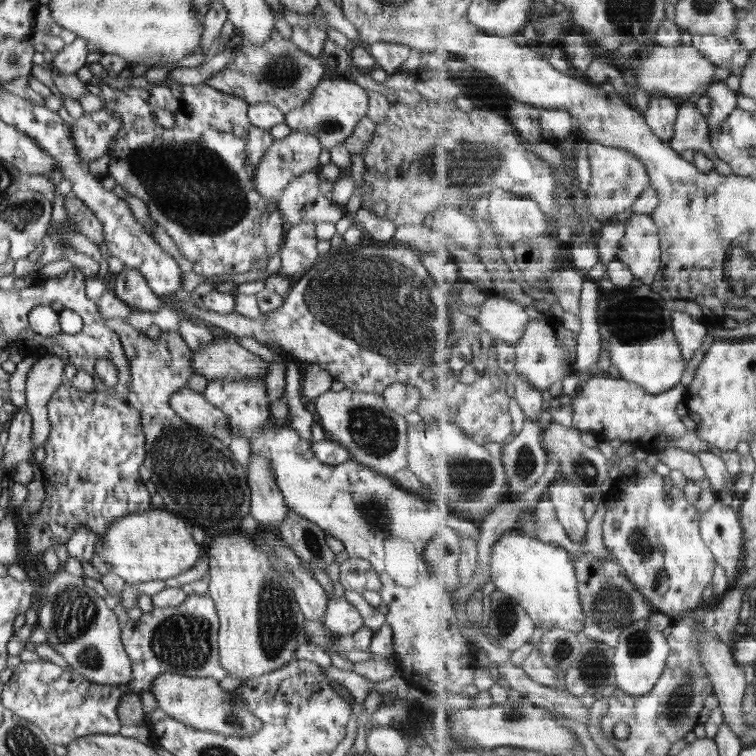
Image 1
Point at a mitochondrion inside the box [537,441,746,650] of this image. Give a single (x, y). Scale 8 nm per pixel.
(610, 606)

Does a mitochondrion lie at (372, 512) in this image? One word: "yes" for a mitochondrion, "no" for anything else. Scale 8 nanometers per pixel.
yes

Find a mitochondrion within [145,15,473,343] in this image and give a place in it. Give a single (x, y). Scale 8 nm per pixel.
(280, 71)

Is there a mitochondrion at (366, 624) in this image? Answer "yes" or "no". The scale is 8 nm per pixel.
no

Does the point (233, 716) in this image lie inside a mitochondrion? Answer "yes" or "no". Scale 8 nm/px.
yes

